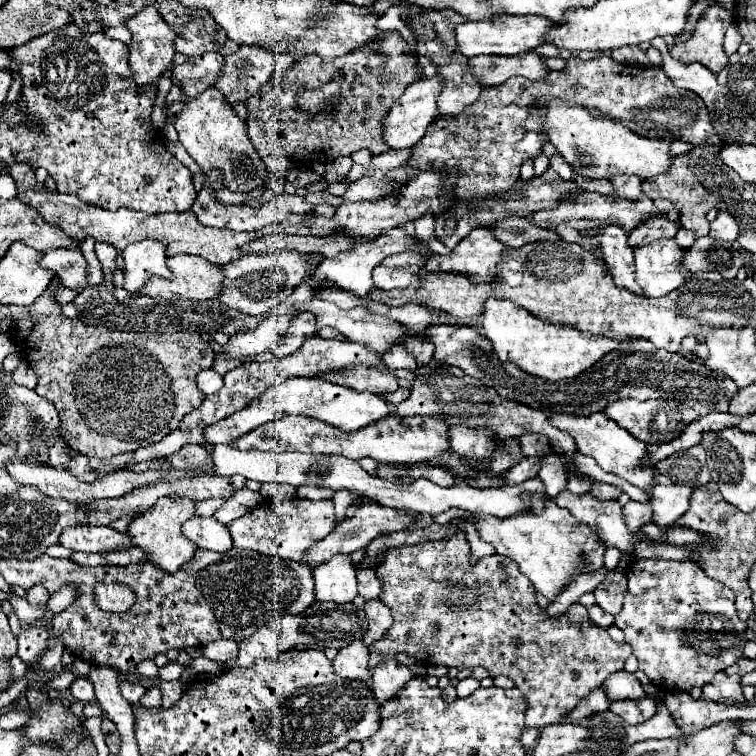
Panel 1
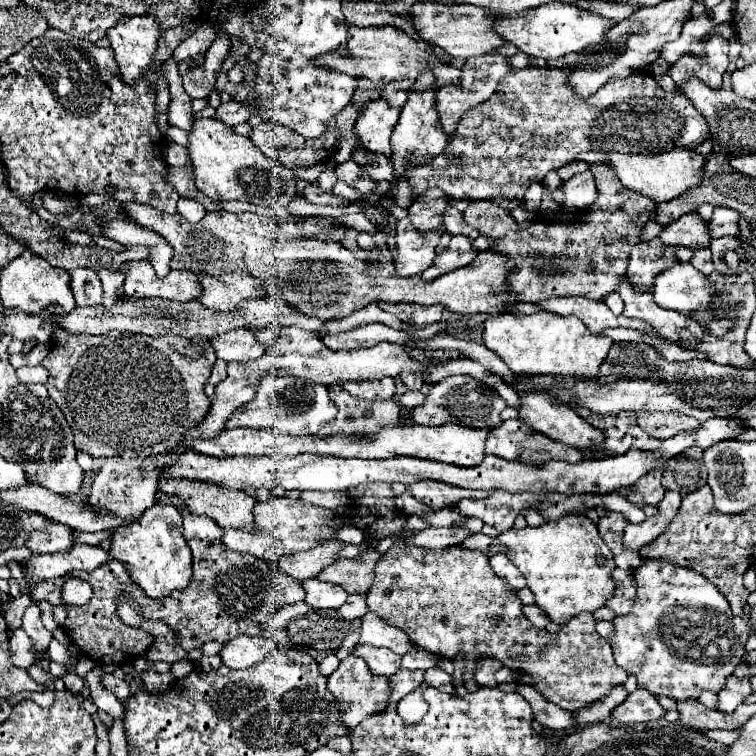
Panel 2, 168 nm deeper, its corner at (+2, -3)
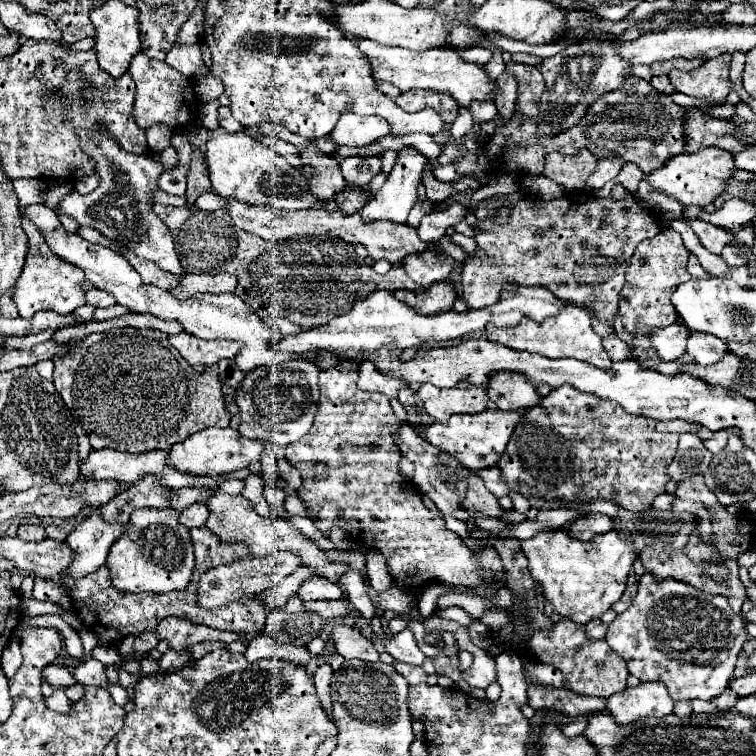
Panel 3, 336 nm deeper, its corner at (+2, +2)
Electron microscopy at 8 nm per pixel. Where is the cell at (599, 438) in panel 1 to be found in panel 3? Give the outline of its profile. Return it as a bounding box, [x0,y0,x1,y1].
[487,371,541,411]

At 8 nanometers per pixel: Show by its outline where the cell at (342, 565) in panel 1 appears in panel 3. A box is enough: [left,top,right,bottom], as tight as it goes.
[297,577,343,601]

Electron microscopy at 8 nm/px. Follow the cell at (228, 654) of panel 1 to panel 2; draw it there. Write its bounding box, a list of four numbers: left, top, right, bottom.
[219,636,269,668]

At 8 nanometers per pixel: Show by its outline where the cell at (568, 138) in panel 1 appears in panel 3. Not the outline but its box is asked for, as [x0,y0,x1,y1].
[643,147,735,207]

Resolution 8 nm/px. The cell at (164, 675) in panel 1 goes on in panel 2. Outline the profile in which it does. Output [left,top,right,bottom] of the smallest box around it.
[171,660,195,680]

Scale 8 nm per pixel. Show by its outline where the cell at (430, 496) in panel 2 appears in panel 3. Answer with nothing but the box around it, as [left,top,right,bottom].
[465,473,503,517]

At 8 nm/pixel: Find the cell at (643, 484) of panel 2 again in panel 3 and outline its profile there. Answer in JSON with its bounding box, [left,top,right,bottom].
[499,385,679,511]

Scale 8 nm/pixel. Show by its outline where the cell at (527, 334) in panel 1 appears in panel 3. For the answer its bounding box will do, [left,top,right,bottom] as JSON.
[487,305,613,369]

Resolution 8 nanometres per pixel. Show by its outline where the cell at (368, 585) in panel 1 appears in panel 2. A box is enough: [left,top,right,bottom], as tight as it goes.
[341,594,369,620]

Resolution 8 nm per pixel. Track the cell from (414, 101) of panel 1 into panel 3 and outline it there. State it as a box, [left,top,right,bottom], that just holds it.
[329,113,391,147]

